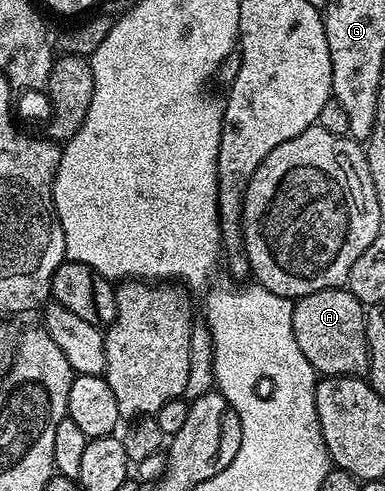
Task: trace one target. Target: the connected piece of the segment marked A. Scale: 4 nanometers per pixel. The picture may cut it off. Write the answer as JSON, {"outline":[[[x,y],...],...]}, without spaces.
{"outline":[[[347,289],[316,291],[293,303],[295,341],[303,349],[303,357],[311,361],[318,376],[369,374],[369,342],[365,317],[366,304],[361,303]]]}

